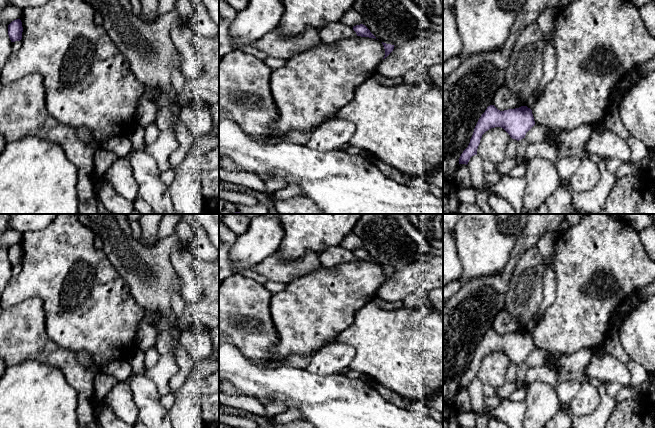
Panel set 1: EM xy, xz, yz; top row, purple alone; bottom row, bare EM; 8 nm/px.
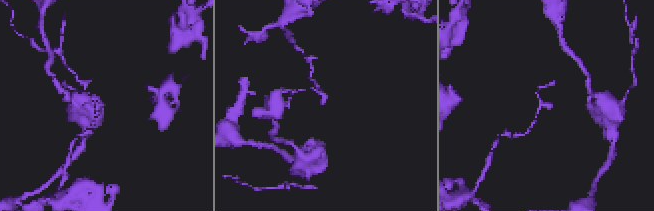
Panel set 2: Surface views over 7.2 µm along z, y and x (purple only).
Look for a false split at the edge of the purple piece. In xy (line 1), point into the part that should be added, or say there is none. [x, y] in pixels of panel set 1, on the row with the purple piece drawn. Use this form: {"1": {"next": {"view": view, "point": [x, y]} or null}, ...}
{"1": {"next": null}}

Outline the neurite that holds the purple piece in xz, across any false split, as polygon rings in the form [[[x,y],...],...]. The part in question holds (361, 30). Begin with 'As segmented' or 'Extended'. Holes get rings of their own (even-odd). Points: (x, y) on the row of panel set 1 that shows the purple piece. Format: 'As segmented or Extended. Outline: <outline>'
As segmented. Outline: [[[363,24],[354,26],[353,30],[356,32],[357,36],[376,39],[376,37],[370,32],[370,30]]]

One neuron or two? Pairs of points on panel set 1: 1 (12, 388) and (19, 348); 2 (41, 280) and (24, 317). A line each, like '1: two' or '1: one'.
1: two
2: two

